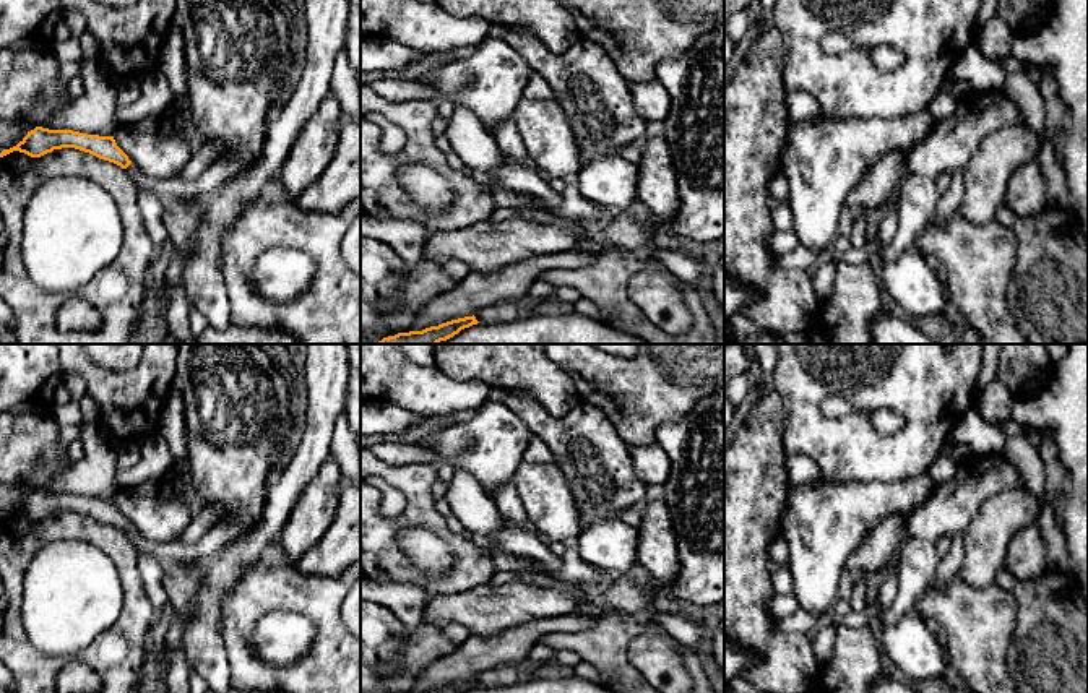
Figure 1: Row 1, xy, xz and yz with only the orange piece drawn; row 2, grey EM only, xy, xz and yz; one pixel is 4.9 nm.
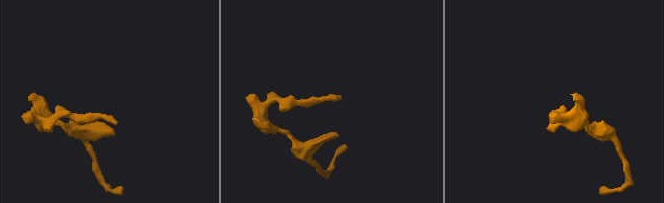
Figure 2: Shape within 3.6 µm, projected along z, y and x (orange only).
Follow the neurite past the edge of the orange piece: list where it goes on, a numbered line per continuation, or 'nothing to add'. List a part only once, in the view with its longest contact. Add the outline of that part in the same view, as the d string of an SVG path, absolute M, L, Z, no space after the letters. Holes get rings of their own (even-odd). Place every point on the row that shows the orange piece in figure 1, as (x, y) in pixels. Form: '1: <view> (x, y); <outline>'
1: xy (237, 51); M175 0L172 26L183 36L188 114L201 140L218 143L221 154L195 180L151 179L133 162L125 170L138 190L154 192L164 206L190 196L206 204L261 151L273 94L294 67L289 23L273 0Z

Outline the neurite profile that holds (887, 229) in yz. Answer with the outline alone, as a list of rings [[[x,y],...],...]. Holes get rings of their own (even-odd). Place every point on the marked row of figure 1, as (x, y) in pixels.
[[[898,192],[895,193],[895,196],[892,198],[888,204],[888,213],[877,226],[875,235],[879,240],[879,250],[877,250],[879,255],[880,255],[880,250],[888,247],[896,235],[898,224],[900,224],[900,214],[898,214],[896,203],[898,203]]]

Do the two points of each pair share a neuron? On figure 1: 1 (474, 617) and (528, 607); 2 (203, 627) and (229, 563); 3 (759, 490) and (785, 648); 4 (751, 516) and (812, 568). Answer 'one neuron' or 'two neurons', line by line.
1: one neuron
2: one neuron
3: one neuron
4: two neurons

